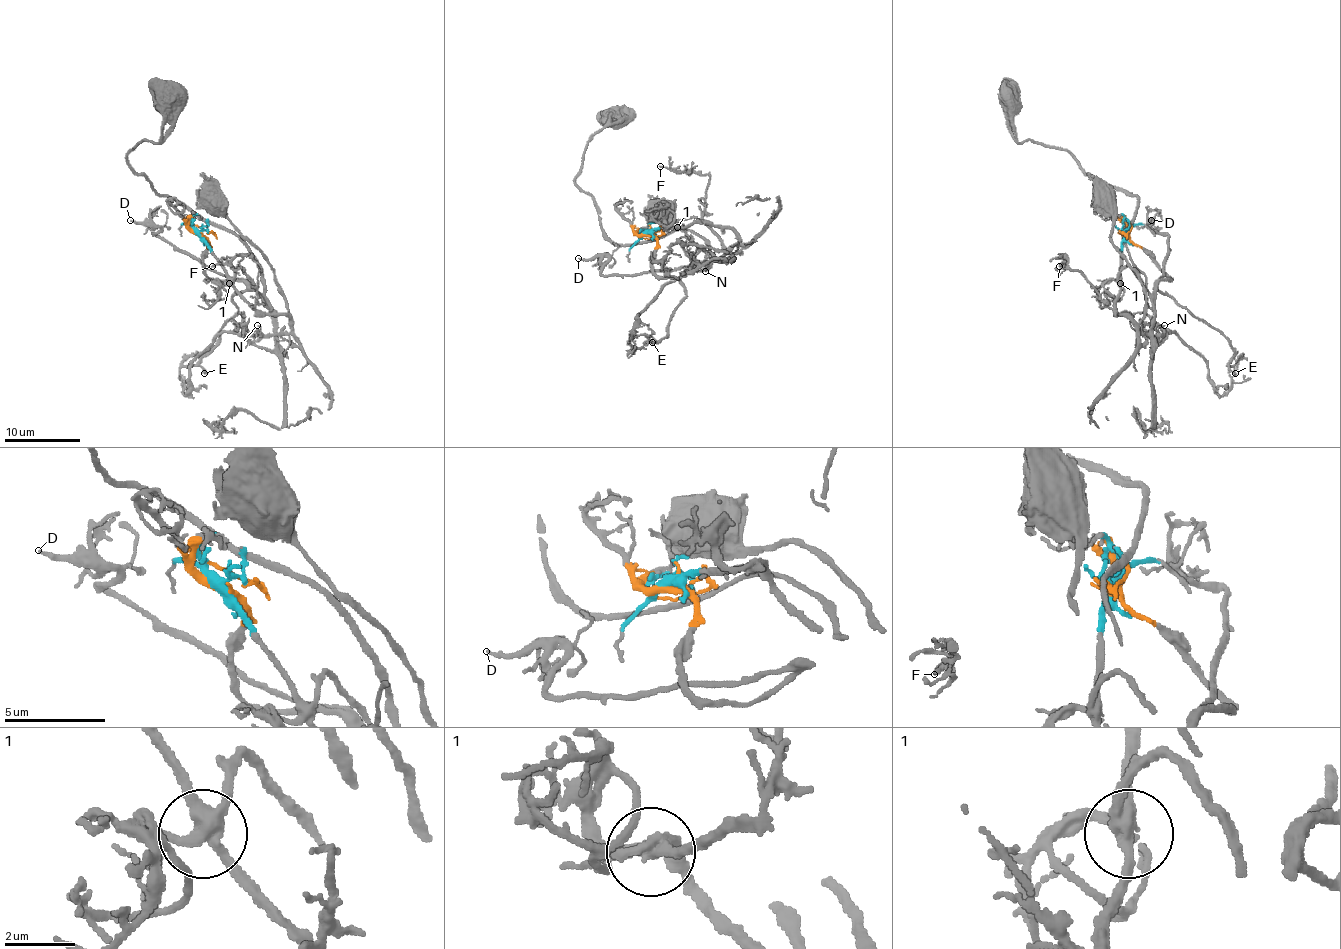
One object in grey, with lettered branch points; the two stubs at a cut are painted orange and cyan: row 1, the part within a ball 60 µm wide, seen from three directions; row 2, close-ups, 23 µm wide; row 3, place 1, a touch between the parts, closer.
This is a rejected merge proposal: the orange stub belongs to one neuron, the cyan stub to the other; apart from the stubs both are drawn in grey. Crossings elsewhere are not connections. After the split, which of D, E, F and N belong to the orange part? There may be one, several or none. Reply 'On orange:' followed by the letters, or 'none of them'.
On orange: D, E

